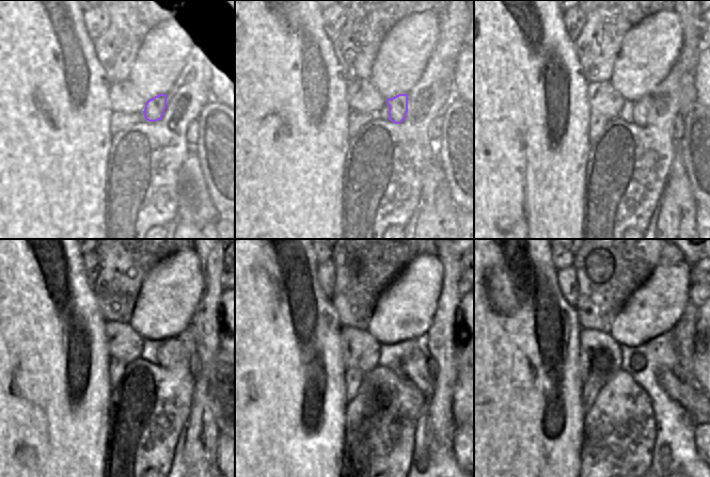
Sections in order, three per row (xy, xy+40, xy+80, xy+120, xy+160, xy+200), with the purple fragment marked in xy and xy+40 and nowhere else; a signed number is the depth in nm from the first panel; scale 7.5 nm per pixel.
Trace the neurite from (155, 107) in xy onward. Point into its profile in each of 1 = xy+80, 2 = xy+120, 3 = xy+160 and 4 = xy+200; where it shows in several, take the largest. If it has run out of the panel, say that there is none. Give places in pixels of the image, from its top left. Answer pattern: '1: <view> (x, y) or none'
1: xy+80 (642, 107)
2: xy+120 (171, 351)
3: xy+160 (415, 368)
4: xy+200 (685, 392)

